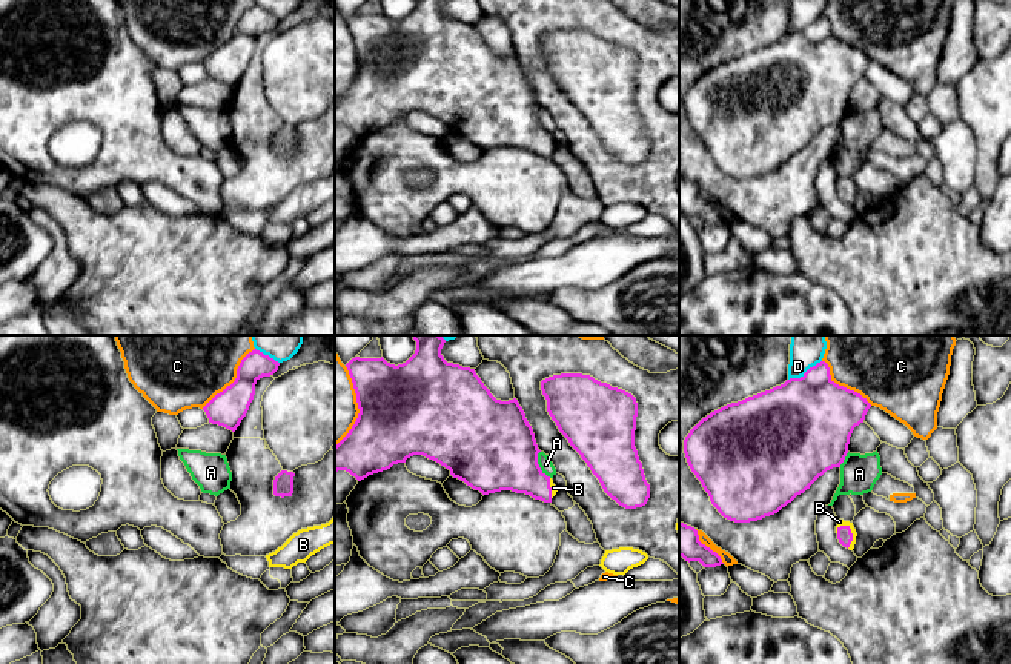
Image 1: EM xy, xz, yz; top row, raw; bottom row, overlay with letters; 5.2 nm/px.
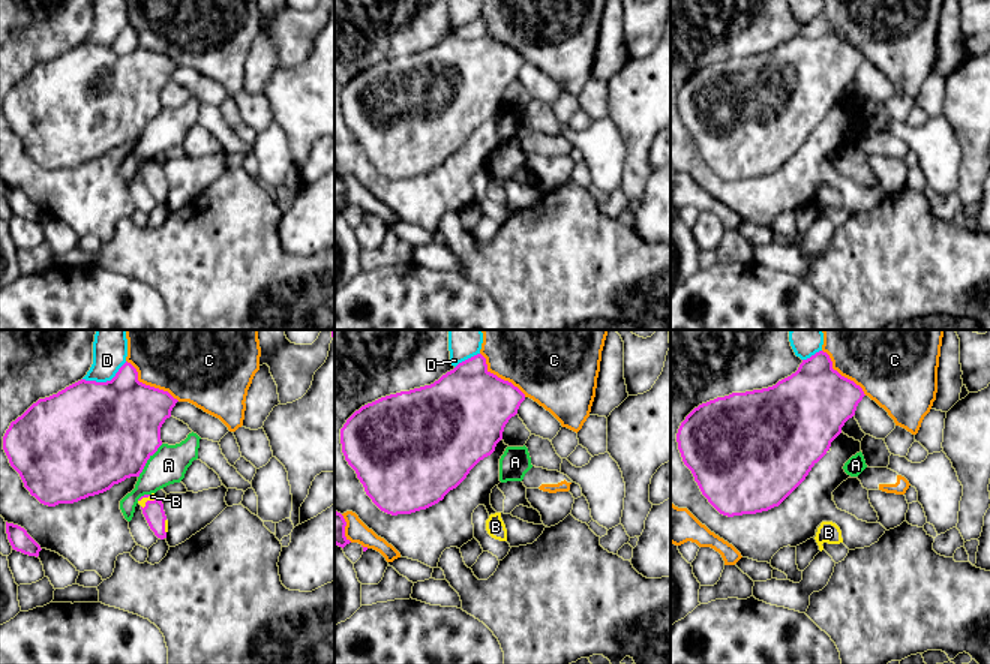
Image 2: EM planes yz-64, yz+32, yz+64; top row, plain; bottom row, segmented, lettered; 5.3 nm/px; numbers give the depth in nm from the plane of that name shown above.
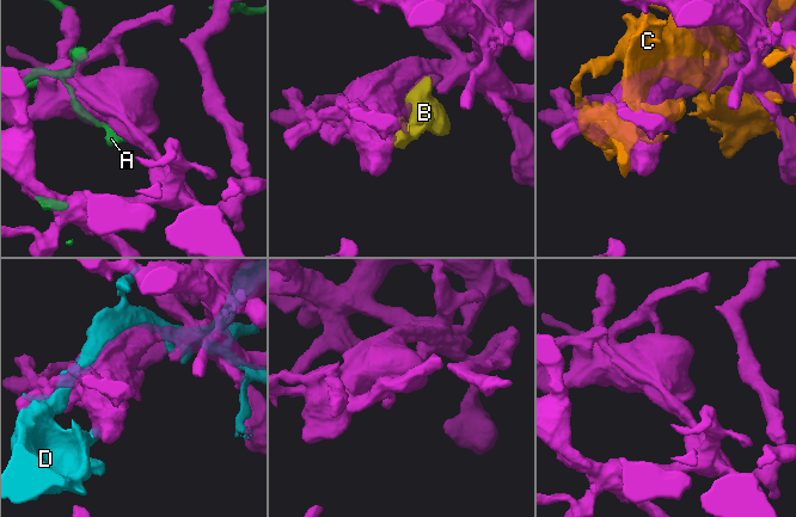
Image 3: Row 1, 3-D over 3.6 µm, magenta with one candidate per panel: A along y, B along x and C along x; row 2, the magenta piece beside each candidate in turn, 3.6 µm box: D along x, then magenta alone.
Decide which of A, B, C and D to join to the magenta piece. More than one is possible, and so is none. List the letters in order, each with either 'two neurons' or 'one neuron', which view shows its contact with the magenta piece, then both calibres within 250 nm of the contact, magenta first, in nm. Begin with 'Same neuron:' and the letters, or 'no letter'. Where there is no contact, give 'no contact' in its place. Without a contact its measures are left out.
Same neuron: B
A: two neurons; contact in xz; calibres 440 and 70 nm
B: one neuron; contact in yz; calibres 80 and 30 nm
C: two neurons; contact in xy; calibres 190 and 460 nm
D: two neurons; contact in yz; calibres 460 and 180 nm

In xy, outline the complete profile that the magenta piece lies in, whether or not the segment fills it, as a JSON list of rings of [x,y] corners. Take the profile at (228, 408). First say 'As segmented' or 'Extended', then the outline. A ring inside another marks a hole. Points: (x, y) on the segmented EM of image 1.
As segmented. [[[254,349],[240,363],[235,381],[217,393],[204,407],[209,423],[237,430],[255,395],[255,384],[278,370],[280,363]]]

